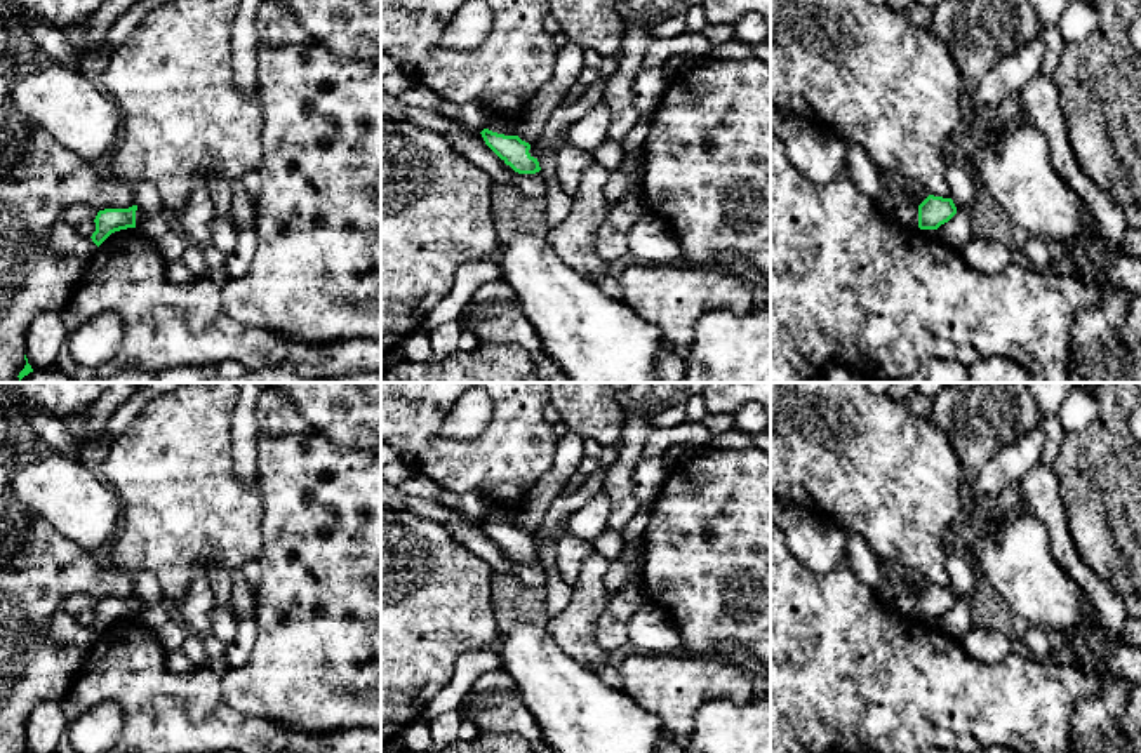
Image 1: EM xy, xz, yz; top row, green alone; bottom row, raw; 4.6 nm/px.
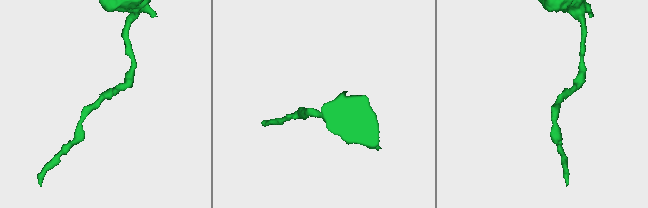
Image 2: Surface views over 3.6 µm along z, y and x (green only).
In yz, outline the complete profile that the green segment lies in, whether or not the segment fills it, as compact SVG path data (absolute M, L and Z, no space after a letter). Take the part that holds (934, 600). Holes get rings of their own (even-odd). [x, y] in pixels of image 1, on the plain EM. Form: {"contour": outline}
{"contour": "M929 584L918 595L918 617L937 619L957 603L957 596L951 588Z"}

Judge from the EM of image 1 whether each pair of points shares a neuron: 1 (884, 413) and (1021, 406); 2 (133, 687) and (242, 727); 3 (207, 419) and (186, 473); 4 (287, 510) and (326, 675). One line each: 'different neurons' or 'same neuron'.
1: different neurons
2: same neuron
3: same neuron
4: same neuron

